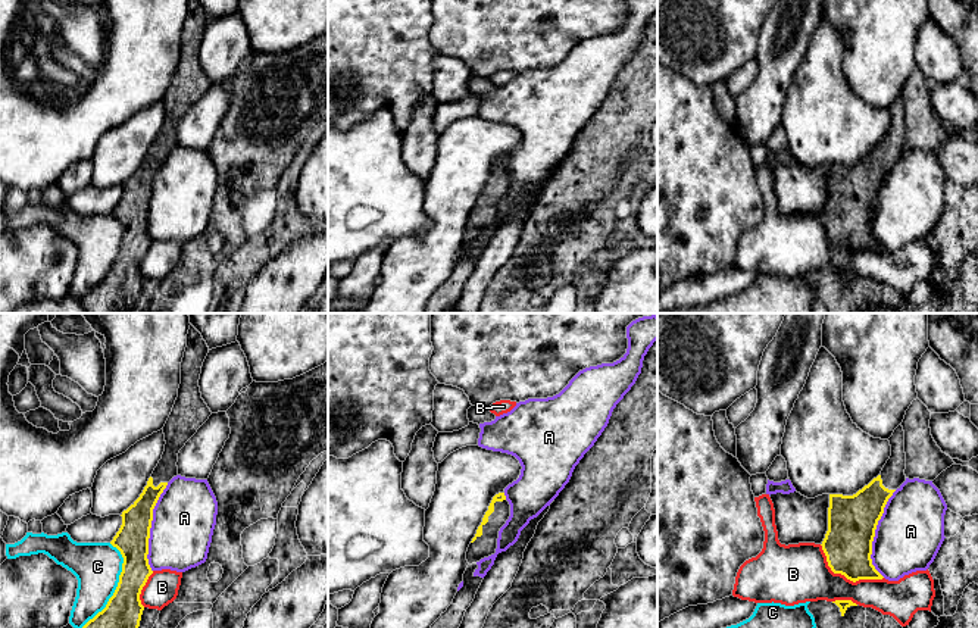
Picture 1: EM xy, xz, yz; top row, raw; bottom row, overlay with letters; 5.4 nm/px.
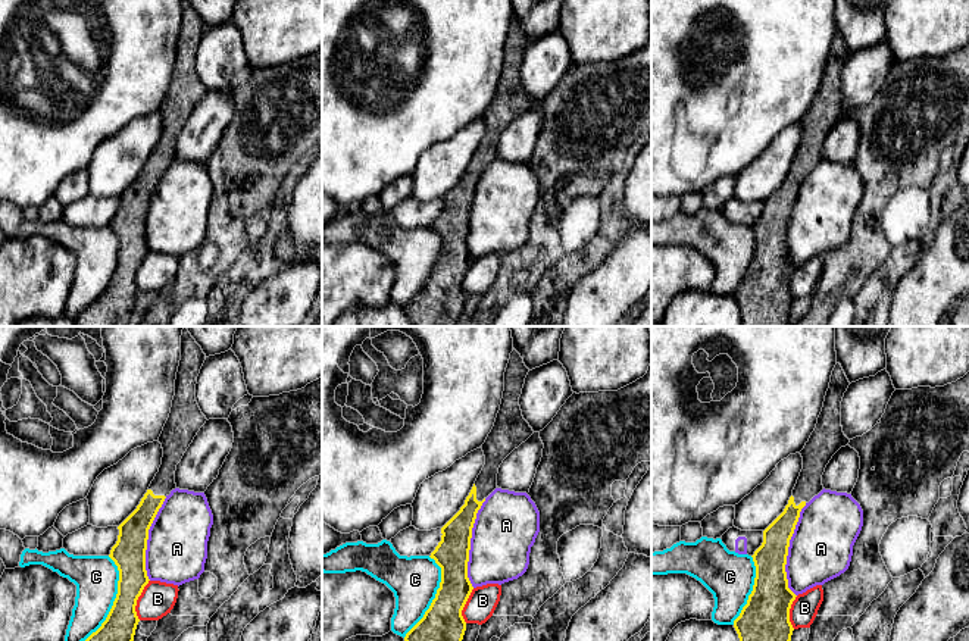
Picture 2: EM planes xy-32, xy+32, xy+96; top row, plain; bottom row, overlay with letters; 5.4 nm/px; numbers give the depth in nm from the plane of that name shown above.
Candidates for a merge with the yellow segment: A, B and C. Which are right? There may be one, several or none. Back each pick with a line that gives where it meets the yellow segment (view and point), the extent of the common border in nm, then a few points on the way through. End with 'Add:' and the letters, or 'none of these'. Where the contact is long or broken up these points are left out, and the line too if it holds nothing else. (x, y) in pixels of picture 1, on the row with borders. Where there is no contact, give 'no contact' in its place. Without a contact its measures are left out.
Add: none of these

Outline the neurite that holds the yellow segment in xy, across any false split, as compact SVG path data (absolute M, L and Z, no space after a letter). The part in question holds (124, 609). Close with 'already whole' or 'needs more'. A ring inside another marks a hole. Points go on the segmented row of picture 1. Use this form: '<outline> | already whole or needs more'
M190 325L178 397L163 427L165 452L140 497L122 512L122 525L110 541L124 557L118 587L106 607L82 628L140 627L144 610L140 594L153 574L147 559L153 509L168 482L178 475L179 450L212 415L199 387L207 353L209 347L201 334Z | needs more

